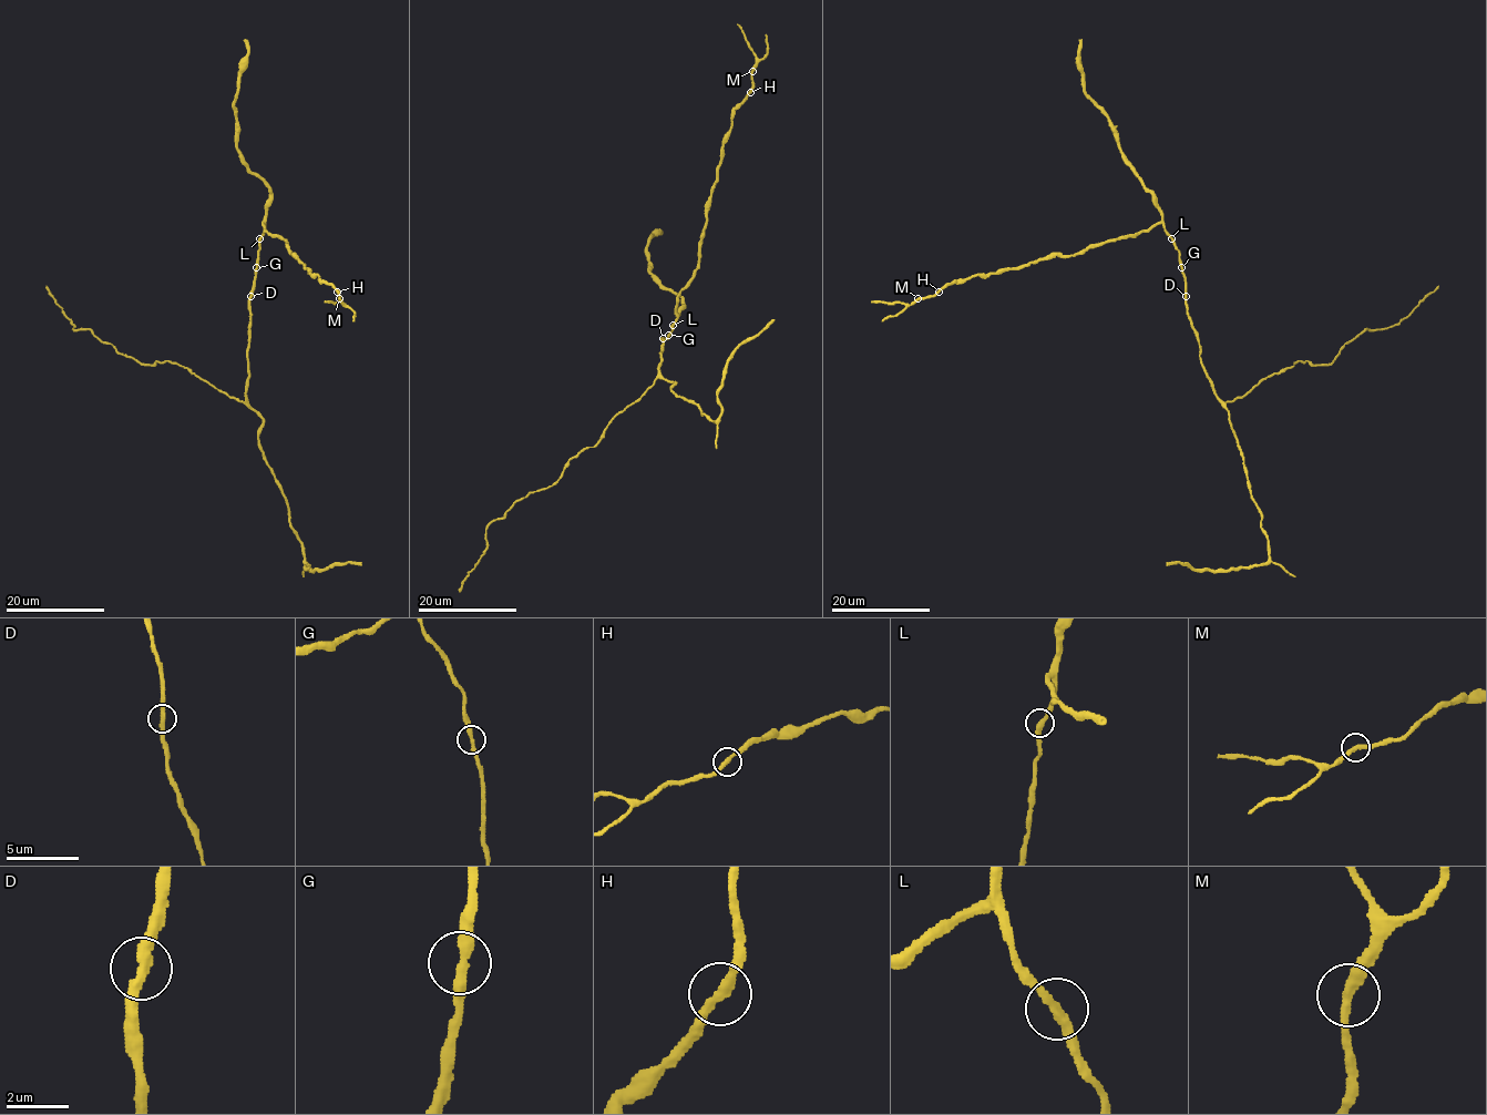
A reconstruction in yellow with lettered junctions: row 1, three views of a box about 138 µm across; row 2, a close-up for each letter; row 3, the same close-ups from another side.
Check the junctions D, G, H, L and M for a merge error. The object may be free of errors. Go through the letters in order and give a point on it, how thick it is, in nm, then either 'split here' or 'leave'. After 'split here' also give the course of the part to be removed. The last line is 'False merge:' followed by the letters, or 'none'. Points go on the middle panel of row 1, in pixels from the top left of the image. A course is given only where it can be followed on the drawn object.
D: place (663, 338); calibre 320 nm; leave
G: place (668, 335); calibre 320 nm; leave
H: place (750, 92); calibre 300 nm; leave
L: place (673, 325); calibre 320 nm; leave
M: place (752, 71); calibre 320 nm; leave
False merge: none

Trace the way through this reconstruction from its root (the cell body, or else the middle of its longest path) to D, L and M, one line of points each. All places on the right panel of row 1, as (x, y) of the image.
D: (1189, 316), (1185, 296)
L: (1189, 316), (1181, 262), (1171, 238)
M: (1189, 316), (1179, 251), (1161, 223), (1075, 254), (954, 280), (918, 298)

